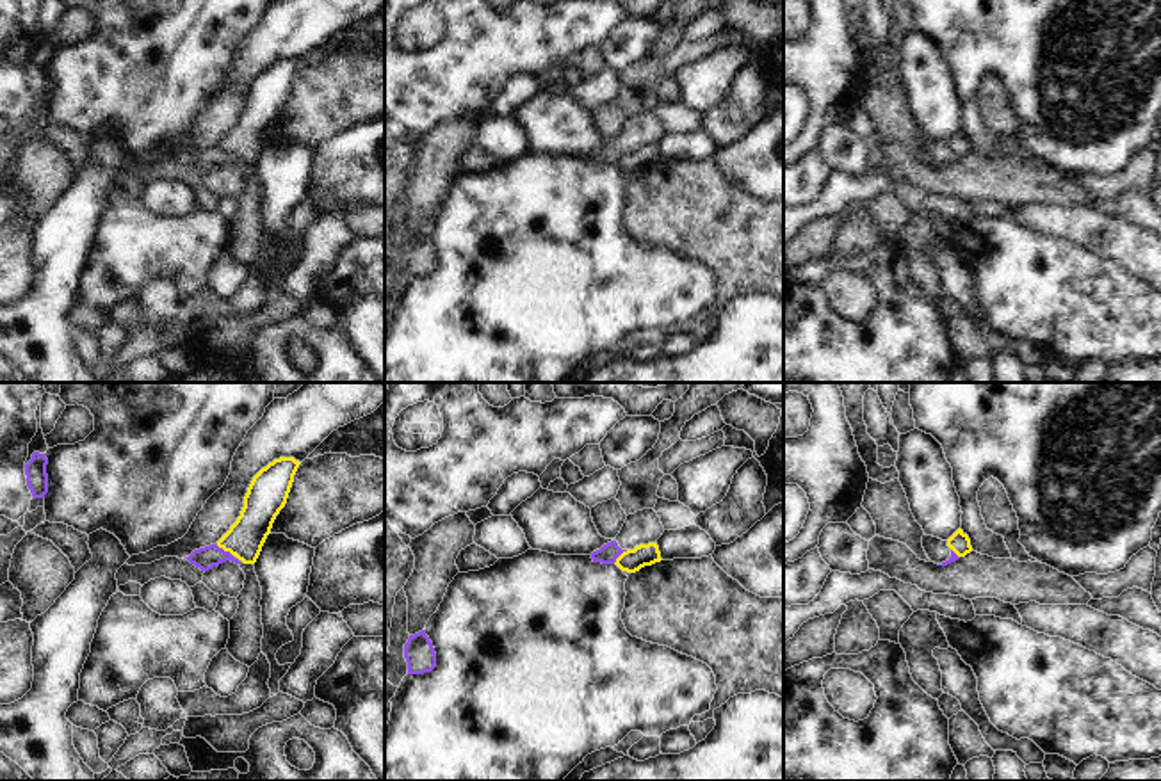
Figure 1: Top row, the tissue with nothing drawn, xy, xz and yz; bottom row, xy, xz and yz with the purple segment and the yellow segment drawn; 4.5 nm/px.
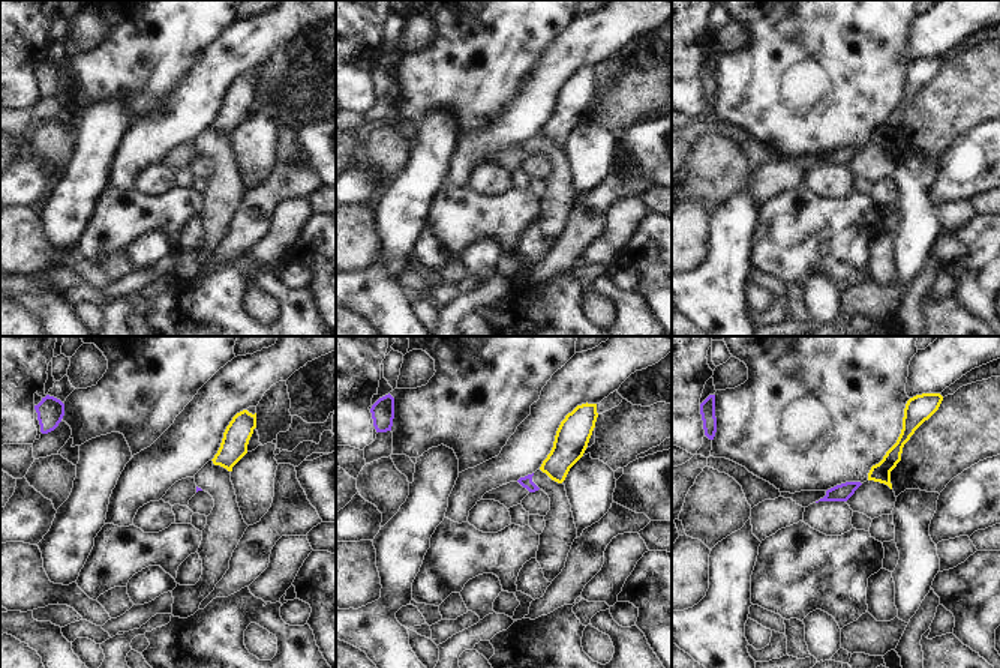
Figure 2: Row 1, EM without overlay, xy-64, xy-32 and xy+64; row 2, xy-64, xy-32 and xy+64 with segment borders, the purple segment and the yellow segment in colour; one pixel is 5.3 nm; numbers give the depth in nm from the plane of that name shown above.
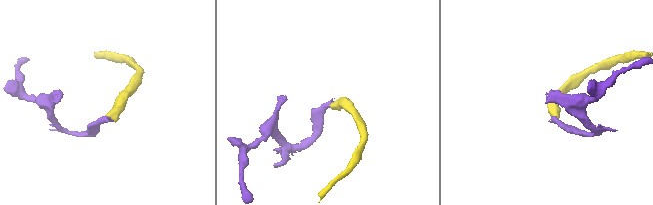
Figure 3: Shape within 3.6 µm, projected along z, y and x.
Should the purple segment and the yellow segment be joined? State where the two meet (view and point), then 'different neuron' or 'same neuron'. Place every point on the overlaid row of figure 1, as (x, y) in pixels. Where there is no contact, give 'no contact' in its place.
contact xy (223, 550); different neuron

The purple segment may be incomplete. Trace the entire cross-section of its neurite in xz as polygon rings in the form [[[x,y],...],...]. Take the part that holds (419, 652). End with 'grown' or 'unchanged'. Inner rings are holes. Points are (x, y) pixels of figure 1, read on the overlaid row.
[[[426,630],[410,635],[404,644],[404,658],[408,662],[408,674],[431,672],[436,667],[436,653]]] | unchanged

